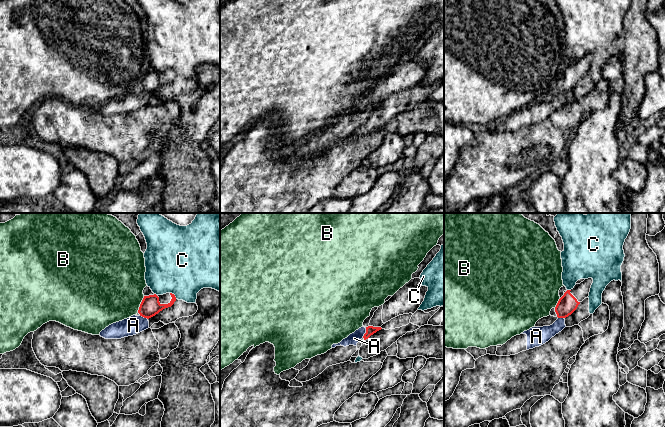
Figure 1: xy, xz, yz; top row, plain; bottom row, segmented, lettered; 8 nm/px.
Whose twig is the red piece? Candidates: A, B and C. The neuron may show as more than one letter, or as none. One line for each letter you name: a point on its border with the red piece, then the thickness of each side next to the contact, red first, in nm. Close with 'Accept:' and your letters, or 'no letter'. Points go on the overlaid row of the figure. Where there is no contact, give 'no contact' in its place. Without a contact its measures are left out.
Accept: no letter

